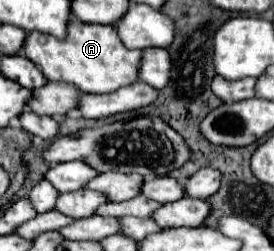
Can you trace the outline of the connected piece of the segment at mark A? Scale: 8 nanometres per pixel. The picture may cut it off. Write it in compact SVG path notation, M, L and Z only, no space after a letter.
M74 17L68 21L64 39L50 37L48 33L28 33L20 53L28 57L48 81L72 83L84 93L112 93L122 85L134 83L142 55L140 51L126 49L118 41L112 25L90 25Z

